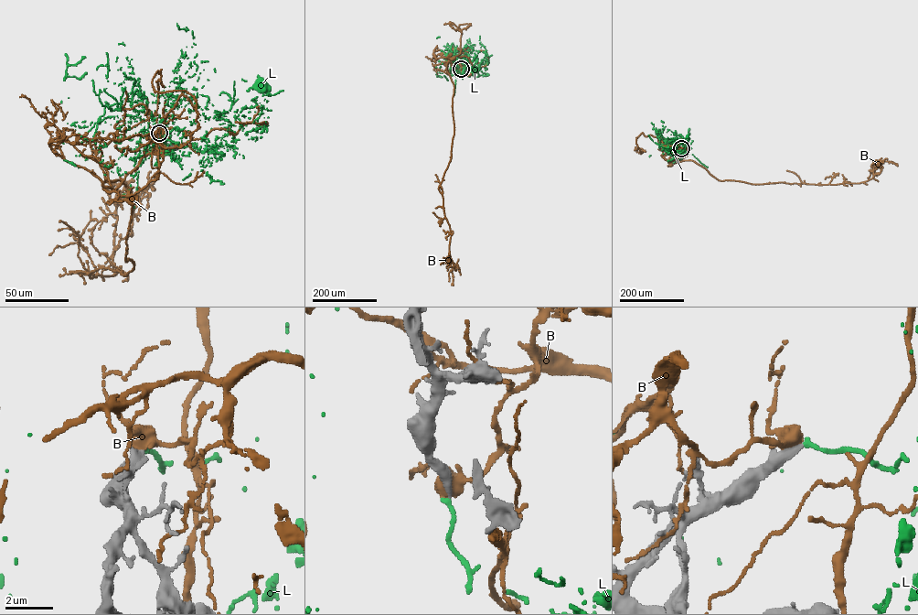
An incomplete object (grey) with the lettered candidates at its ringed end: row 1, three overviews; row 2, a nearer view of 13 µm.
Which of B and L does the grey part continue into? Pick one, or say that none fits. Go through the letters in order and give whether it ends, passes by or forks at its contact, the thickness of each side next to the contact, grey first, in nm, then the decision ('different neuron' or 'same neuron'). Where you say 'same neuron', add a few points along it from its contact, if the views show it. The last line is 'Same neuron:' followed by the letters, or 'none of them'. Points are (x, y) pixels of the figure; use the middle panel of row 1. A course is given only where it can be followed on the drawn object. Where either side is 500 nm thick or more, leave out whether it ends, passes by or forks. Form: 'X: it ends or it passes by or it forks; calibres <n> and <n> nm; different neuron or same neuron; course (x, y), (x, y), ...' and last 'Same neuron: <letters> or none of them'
B: calibres 480 and 550 nm; different neuron
L: it ends; calibres 320 and 220 nm; different neuron
Same neuron: none of them

